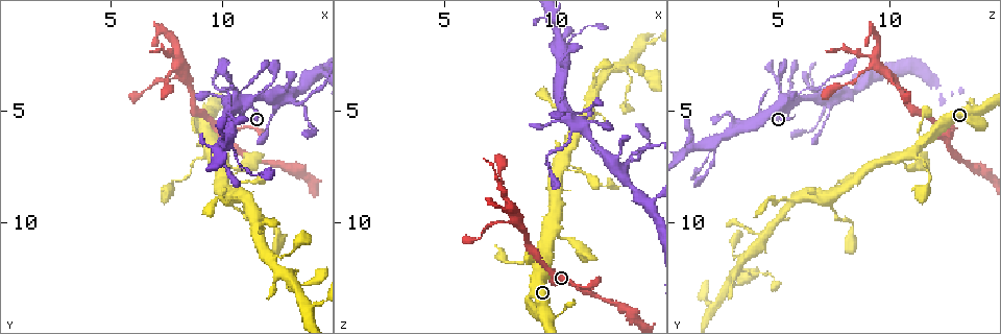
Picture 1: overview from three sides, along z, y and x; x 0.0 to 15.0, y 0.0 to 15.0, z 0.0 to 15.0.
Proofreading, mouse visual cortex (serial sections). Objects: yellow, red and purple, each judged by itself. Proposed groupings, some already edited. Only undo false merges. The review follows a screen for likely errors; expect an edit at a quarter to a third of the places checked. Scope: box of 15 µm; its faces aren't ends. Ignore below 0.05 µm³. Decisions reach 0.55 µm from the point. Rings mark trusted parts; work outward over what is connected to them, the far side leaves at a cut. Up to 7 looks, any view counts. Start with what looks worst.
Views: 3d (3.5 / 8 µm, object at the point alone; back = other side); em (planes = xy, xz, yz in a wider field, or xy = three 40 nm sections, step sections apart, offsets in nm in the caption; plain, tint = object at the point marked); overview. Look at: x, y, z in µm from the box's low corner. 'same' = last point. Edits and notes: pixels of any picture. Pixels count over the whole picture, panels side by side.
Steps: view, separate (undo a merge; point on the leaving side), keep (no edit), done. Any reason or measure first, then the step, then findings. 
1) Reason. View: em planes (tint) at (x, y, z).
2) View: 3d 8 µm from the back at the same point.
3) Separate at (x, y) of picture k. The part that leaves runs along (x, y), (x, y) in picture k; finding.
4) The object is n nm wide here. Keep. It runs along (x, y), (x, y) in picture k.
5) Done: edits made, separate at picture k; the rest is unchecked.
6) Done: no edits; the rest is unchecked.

Branch point. View: 3d 3.5 µm from the back at (13.3, 4.8, 7.1).

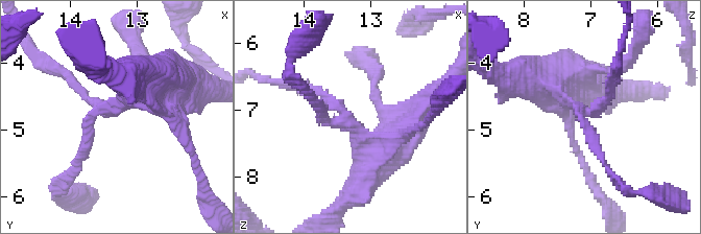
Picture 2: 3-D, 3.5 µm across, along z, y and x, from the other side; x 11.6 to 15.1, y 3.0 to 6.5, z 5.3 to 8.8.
View: em planes (tint) at (13.35, 4.75, 7.15).

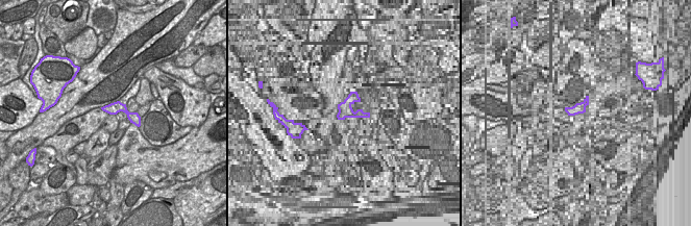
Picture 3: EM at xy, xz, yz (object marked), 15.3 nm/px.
3 arms meet here. Keep. It runs along (160, 73), (90, 121), (79, 157) in picture 2; one cell here.

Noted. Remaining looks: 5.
A narrow waist. View: 3d 3.5 µm at (10.7, 4.1, 6.0).

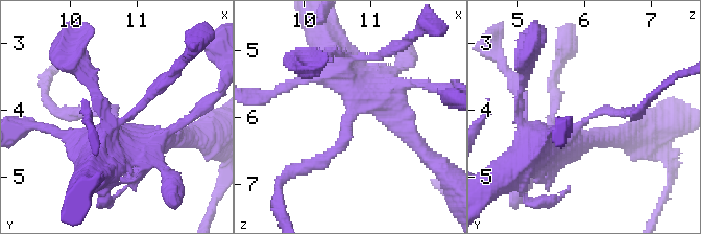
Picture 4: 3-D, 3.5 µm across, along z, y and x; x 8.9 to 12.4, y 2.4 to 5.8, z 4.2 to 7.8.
Now the EM. View: em xy step 2 (tint) at (10.70, 4.10, 6.10).

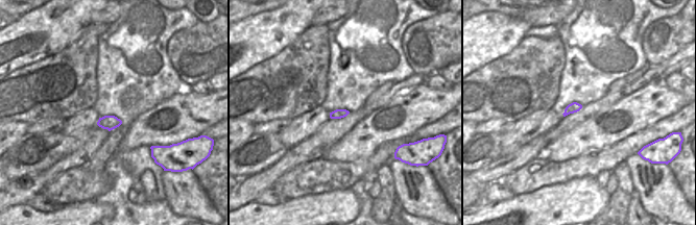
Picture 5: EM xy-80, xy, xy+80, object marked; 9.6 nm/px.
Keep. It runs along (378, 84), (352, 101), (342, 144), (304, 168) in picture 4; all the same cell.

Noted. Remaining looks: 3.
Sharp bend. View: 3d 3.5 µm at (7.5, 1.6, 9.4).

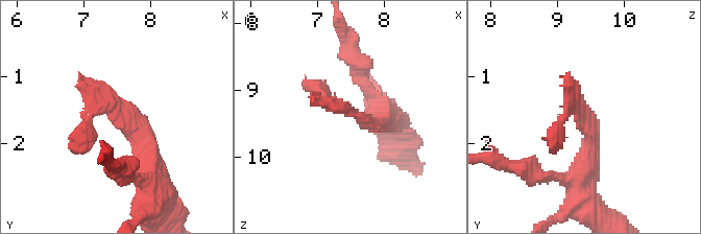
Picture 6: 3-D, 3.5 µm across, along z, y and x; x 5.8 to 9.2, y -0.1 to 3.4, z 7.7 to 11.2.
Need the tissue. View: em planes (tint) at (7.50, 1.50, 9.25).

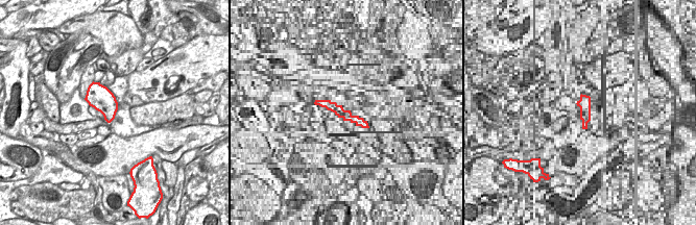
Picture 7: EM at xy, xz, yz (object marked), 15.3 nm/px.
View: em xy step 3 (tint) at the same point.

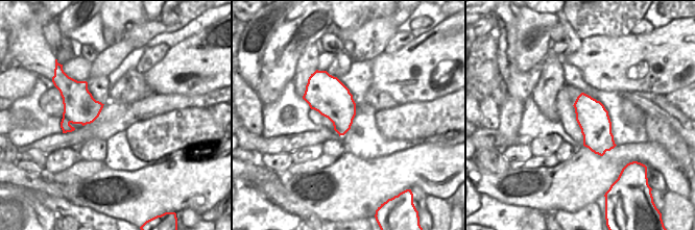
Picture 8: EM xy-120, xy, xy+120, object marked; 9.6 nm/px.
Keep. It runs along (383, 118), (370, 123), (306, 86) in picture 6; all the same cell.

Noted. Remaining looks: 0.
Done: no edits; the rest is unchecked.

